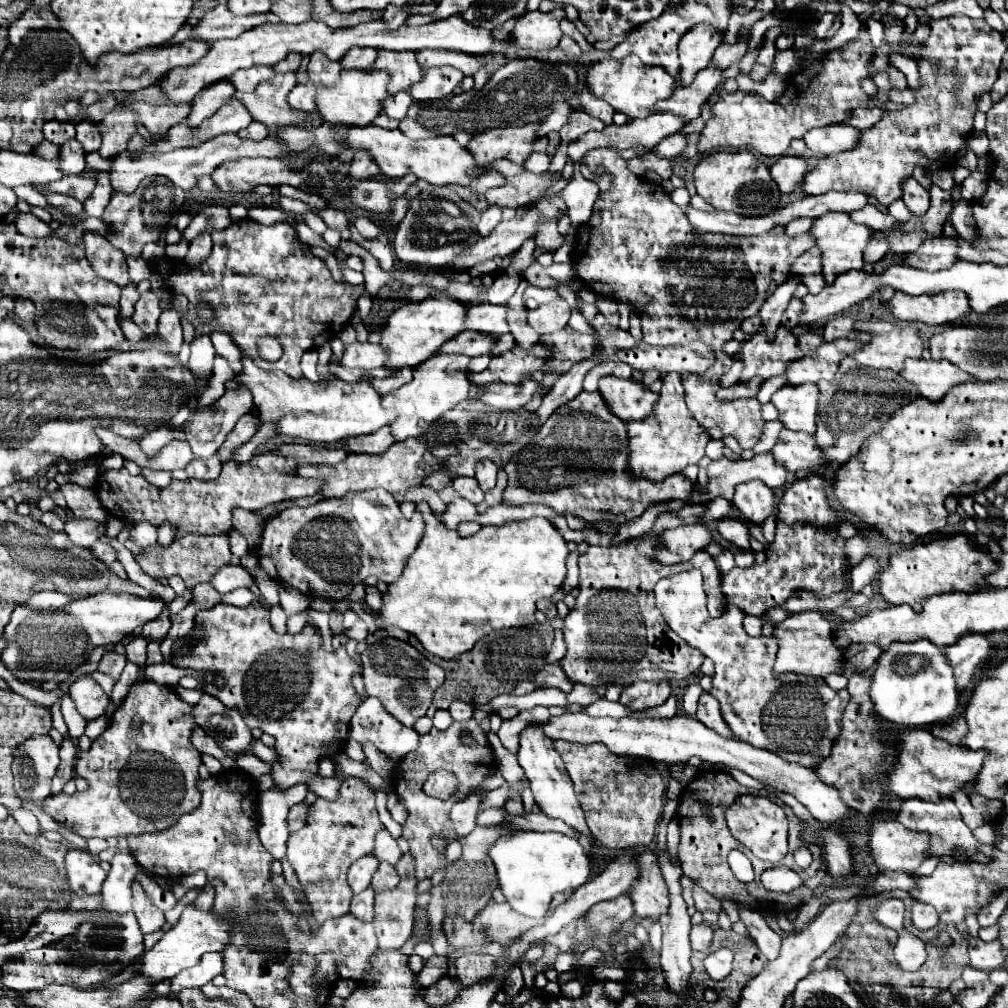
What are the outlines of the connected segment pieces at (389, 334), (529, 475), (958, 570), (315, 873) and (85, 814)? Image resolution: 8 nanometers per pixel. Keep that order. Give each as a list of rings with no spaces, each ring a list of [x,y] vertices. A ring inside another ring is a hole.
[[[434,297],[420,303],[404,303],[384,321],[380,329],[382,333],[380,345],[388,353],[386,367],[398,371],[402,367],[416,367],[418,363],[424,363],[446,343],[446,339],[452,339],[462,331],[464,315],[466,315],[466,307],[452,299]]]
[[[578,393],[576,399],[572,399],[570,403],[562,405],[544,425],[542,429],[520,449],[512,455],[512,459],[508,461],[508,465],[504,467],[504,471],[508,473],[508,487],[504,491],[504,503],[506,505],[514,505],[514,507],[522,507],[528,503],[538,503],[538,505],[546,505],[550,509],[554,509],[558,515],[576,515],[588,523],[600,523],[600,521],[608,521],[608,523],[628,523],[636,517],[640,517],[646,507],[650,507],[646,501],[664,501],[664,499],[682,499],[686,501],[686,497],[692,491],[692,483],[688,479],[684,479],[682,475],[672,475],[670,479],[664,481],[634,481],[630,479],[624,471],[608,471],[604,469],[604,461],[626,461],[626,423],[622,419],[618,419],[616,415],[612,415],[606,409],[606,403],[602,401],[600,393]]]
[[[940,537],[916,547],[908,547],[890,557],[886,569],[878,575],[880,595],[890,605],[910,605],[914,611],[922,611],[922,601],[940,593],[972,593],[978,583],[984,583],[986,575],[996,569],[996,561],[990,553],[976,547],[968,537]]]
[[[344,777],[338,797],[334,801],[318,797],[310,807],[308,823],[290,835],[286,843],[286,857],[298,875],[298,881],[312,905],[314,921],[322,923],[332,917],[342,917],[350,911],[350,901],[354,897],[346,873],[348,867],[374,849],[374,835],[382,831],[384,825],[378,819],[374,807],[374,791],[362,779]]]
[[[138,681],[130,687],[128,697],[116,709],[108,729],[92,743],[92,747],[80,753],[76,759],[76,773],[88,781],[88,789],[70,797],[54,797],[42,801],[42,809],[58,823],[66,825],[84,839],[90,837],[130,837],[142,833],[154,833],[168,829],[184,813],[190,813],[200,805],[200,791],[196,789],[200,753],[190,745],[190,733],[196,727],[190,717],[192,705],[184,703],[172,687],[158,685],[154,681]]]

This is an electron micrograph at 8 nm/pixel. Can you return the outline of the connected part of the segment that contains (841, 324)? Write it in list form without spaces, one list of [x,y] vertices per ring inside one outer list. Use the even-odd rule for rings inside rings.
[[[836,315],[834,319],[830,319],[830,321],[826,323],[822,335],[824,335],[824,339],[826,339],[828,343],[832,343],[832,341],[836,341],[836,339],[850,339],[850,341],[856,341],[856,343],[866,343],[866,341],[868,341],[868,335],[854,331],[852,323],[854,323],[854,319]]]

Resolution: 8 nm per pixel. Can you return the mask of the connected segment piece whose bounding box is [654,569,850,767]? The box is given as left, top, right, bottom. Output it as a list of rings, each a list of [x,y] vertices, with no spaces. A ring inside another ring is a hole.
[[[698,569],[660,579],[654,585],[654,597],[668,627],[714,661],[716,675],[712,679],[710,695],[720,701],[722,715],[738,739],[774,751],[784,761],[800,763],[804,767],[816,767],[830,755],[834,739],[840,733],[844,707],[850,701],[846,689],[834,691],[824,679],[810,679],[794,673],[776,677],[772,667],[778,641],[764,635],[750,637],[742,627],[746,615],[738,607],[726,607],[722,617],[712,619],[706,611],[706,593]]]

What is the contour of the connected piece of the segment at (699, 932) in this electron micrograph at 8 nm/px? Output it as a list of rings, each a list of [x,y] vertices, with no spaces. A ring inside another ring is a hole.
[[[694,925],[692,933],[690,933],[690,943],[694,951],[708,951],[710,943],[712,943],[712,927],[710,925]]]

